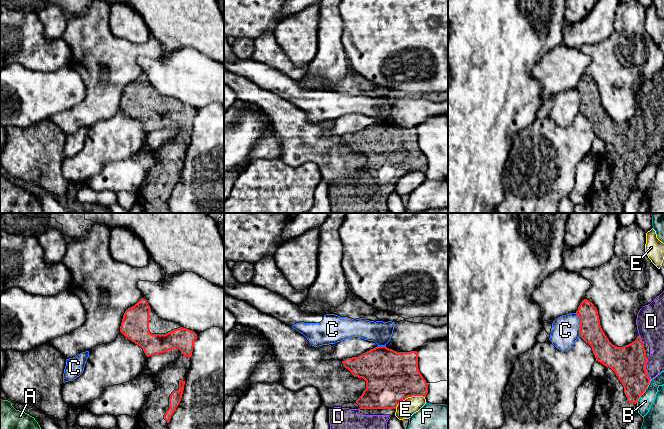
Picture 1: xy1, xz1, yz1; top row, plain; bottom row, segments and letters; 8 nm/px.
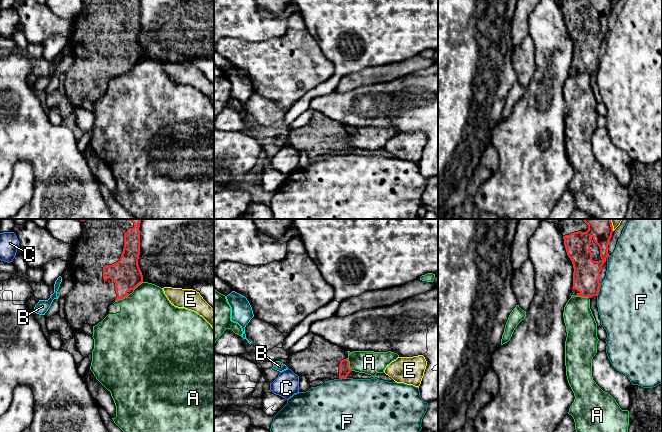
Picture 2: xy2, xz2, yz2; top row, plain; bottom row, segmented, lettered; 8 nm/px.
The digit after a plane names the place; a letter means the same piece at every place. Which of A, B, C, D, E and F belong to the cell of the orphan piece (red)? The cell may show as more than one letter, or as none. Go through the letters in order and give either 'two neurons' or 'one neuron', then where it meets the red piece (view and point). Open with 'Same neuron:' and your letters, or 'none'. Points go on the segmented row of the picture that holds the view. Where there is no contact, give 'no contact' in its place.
Same neuron: D
A: two neurons; meets red in xy2 at (122, 298)
B: two neurons; meets red in yz1 at (644, 391)
C: two neurons; meets red in yz1 at (580, 325)
D: one neuron; meets red in yz1 at (645, 369)
E: two neurons; meets red in xz1 at (409, 396)
F: two neurons; meets red in yz2 at (598, 289)

